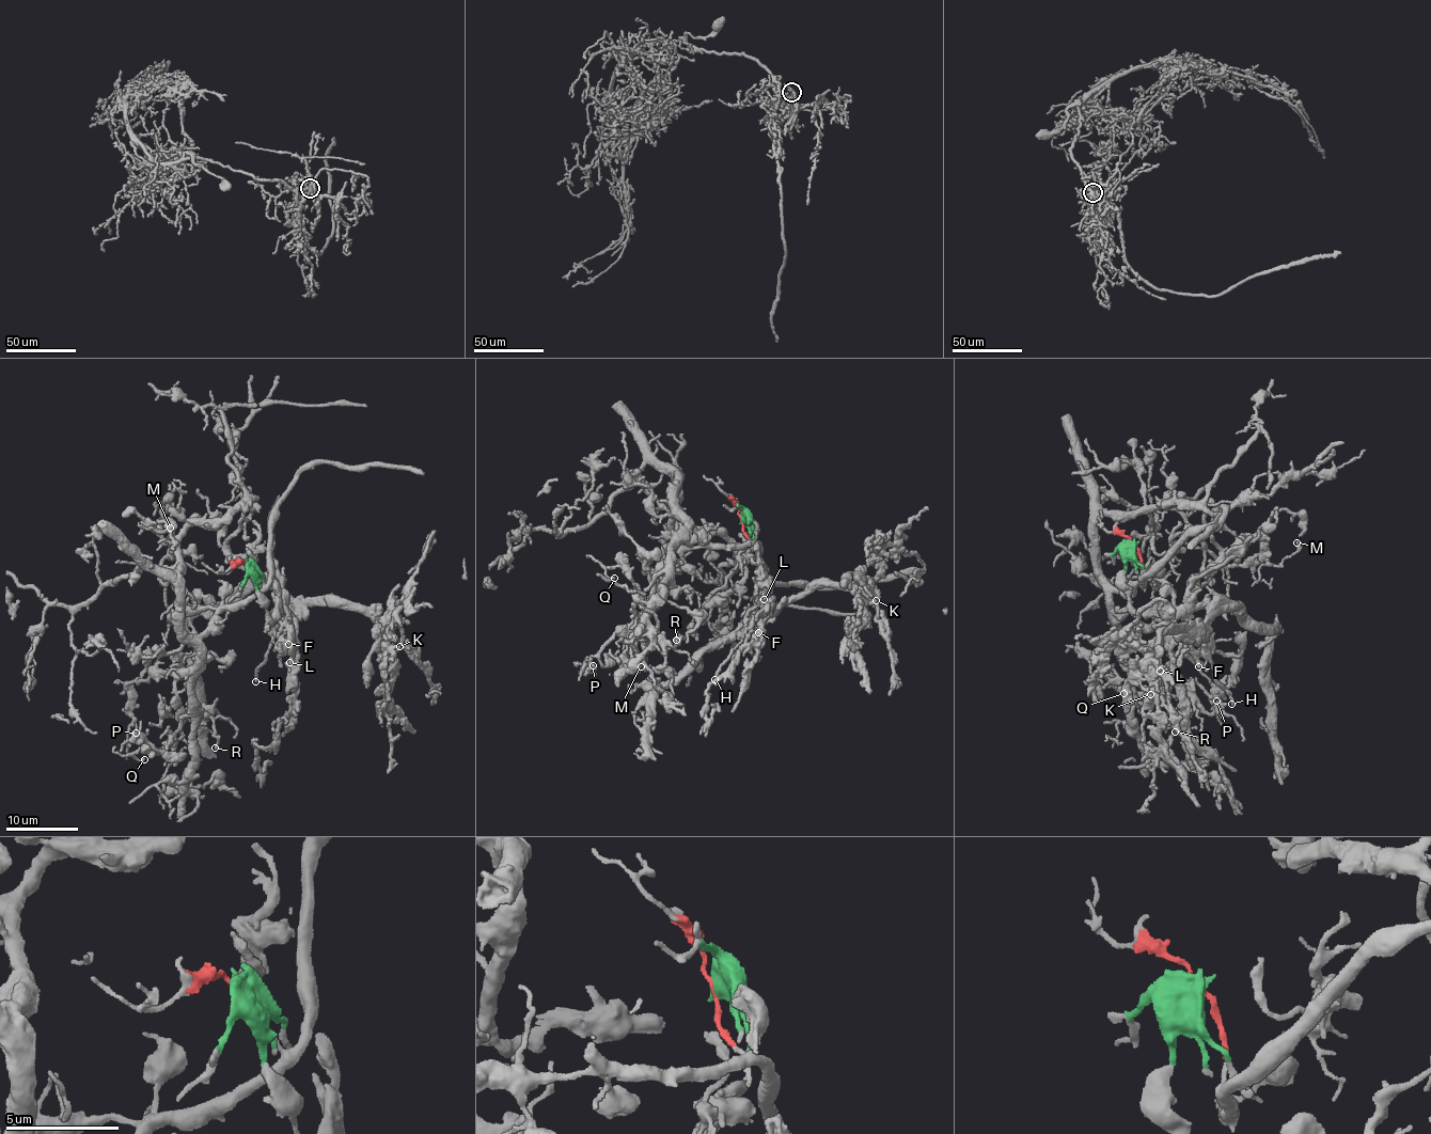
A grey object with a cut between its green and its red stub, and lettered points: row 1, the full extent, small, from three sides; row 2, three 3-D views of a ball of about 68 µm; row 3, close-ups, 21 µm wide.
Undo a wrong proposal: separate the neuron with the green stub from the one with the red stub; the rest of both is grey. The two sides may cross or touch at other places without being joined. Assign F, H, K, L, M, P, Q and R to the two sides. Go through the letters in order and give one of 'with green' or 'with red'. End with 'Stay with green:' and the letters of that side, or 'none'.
F: with green
H: with green
K: with green
L: with green
M: with red
P: with red
Q: with red
R: with red
Stay with green: F, H, K, L

